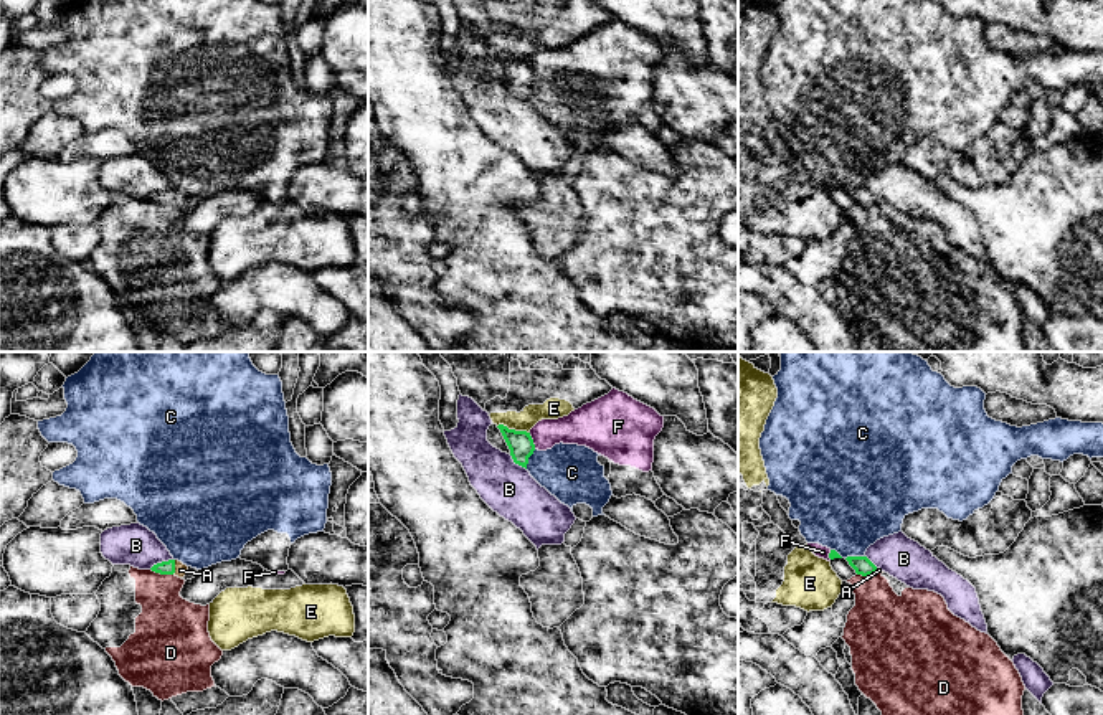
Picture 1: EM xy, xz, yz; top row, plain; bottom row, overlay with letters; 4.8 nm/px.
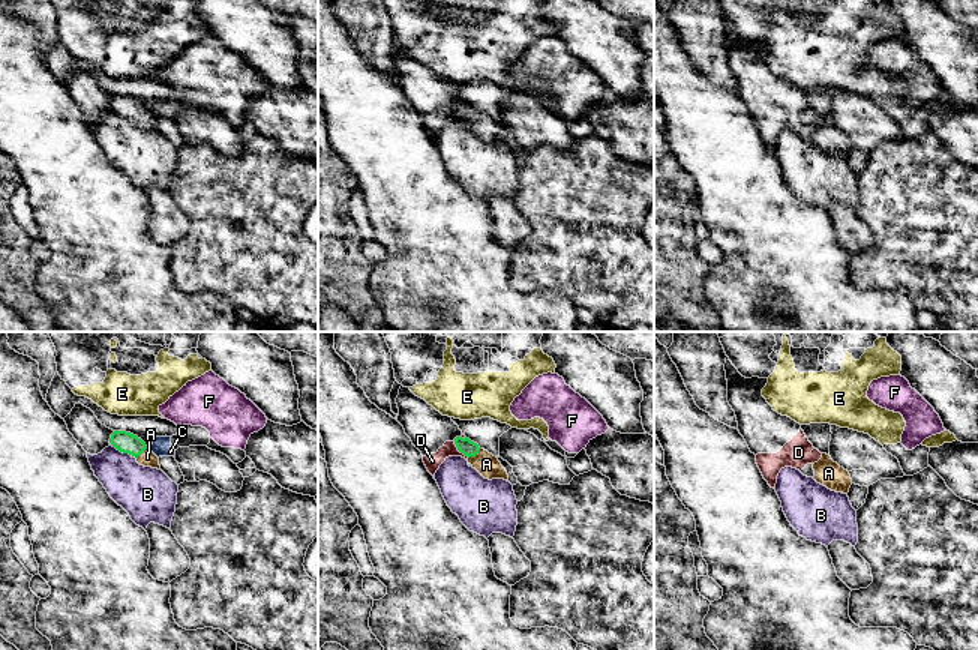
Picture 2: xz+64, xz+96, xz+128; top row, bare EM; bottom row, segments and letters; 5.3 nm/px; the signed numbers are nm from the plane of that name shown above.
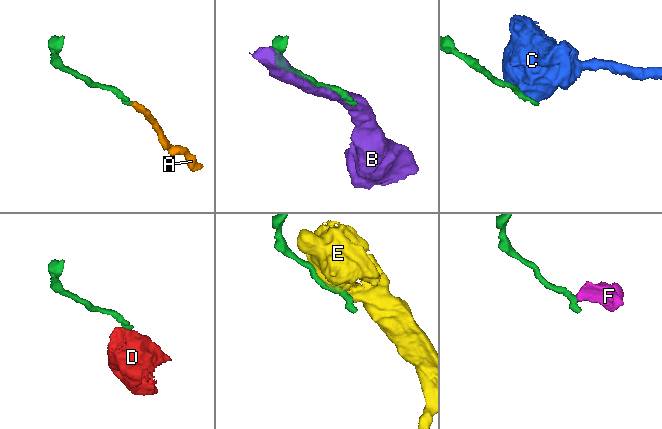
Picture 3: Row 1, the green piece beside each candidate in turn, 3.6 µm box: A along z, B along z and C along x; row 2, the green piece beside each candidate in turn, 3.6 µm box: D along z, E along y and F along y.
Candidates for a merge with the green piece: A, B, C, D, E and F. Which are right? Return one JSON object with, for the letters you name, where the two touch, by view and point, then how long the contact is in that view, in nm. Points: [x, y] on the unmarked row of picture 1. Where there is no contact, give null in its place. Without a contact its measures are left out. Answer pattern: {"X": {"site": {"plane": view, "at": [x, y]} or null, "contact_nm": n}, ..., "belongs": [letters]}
{"A": {"site": {"plane": "xy", "at": [174, 197]}, "contact_nm": 70}, "belongs": ["A"]}

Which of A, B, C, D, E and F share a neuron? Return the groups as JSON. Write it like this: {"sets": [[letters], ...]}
{"sets": [["A"], ["B"], ["C", "F"], ["D"], ["E"]]}

